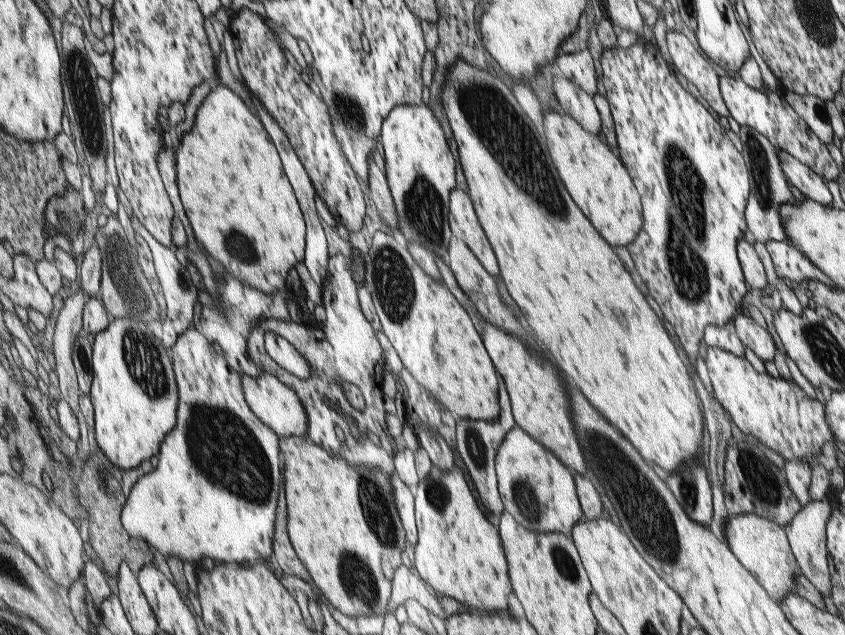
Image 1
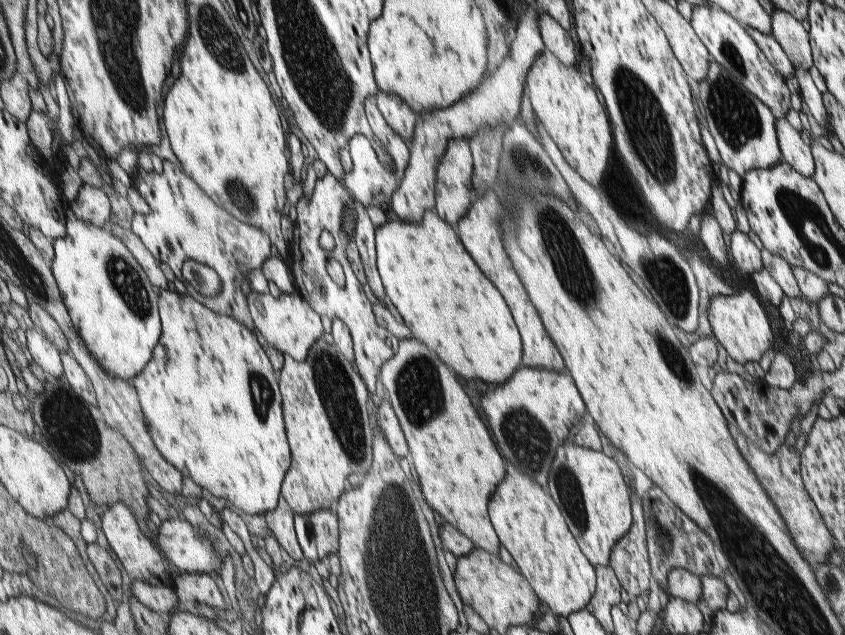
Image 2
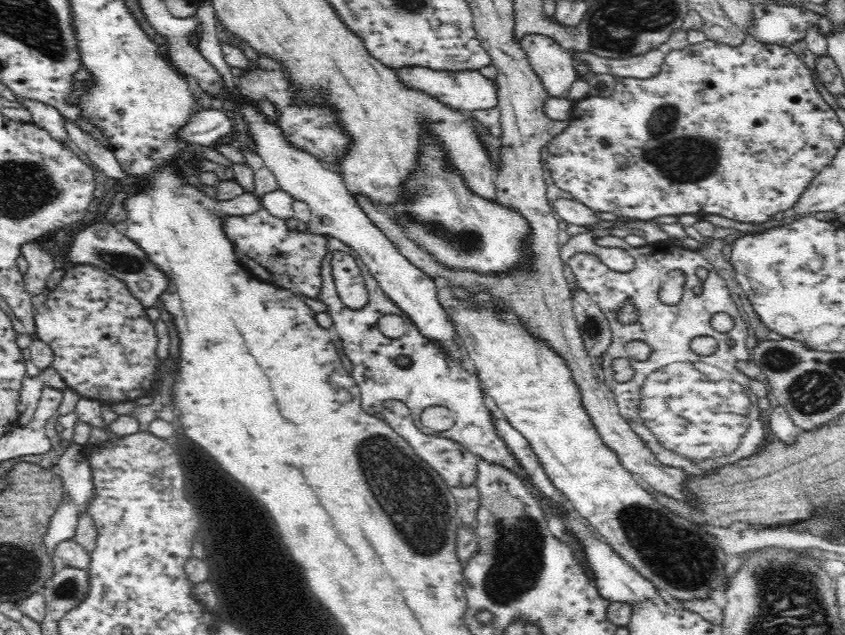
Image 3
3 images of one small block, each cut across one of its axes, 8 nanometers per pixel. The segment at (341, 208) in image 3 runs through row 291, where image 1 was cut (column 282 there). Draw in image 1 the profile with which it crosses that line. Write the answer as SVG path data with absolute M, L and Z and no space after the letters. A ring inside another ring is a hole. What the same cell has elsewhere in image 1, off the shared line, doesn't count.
M262 373L262 376L245 376L246 398L250 406L257 412L260 420L264 420L274 432L282 438L291 436L306 436L310 430L310 417L304 401L298 396L298 391L282 382L274 374Z

